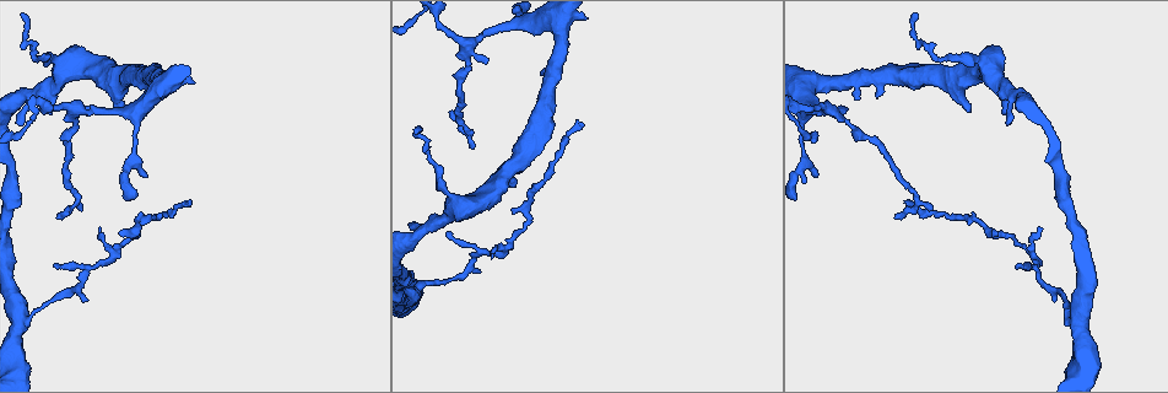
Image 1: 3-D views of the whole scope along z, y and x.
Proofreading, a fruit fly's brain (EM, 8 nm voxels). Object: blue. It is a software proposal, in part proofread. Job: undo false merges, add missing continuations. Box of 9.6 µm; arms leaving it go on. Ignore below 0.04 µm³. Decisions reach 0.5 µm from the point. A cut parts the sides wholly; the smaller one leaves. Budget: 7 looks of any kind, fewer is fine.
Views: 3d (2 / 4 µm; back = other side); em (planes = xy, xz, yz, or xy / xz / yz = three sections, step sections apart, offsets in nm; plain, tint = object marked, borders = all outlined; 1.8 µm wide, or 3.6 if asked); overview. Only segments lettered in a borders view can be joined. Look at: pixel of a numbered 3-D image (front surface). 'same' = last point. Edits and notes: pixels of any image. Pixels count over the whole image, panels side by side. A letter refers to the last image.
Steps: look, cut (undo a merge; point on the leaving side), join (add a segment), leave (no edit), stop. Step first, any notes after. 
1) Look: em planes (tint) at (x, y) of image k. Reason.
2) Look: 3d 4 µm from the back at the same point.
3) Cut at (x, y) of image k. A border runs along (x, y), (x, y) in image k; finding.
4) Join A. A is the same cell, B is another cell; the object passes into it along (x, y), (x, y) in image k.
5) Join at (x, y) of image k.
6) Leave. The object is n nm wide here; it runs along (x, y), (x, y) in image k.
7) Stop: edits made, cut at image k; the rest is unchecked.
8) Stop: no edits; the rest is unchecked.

Look: em planes (borders) at (969, 108) of image 1. Thick end.

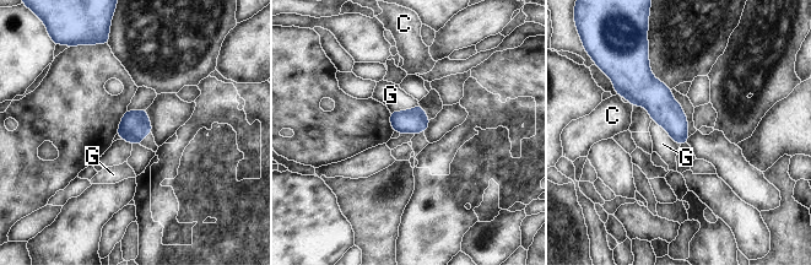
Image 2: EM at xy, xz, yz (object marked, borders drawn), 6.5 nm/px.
Leave. C and G are other cells; a border runs along (652, 119), (680, 145) in image 2; no lettered segment goes on from it.

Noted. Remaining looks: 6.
Look: em 3.6 µm planes (borders) at (803, 147) of image 1. A narrow waist.

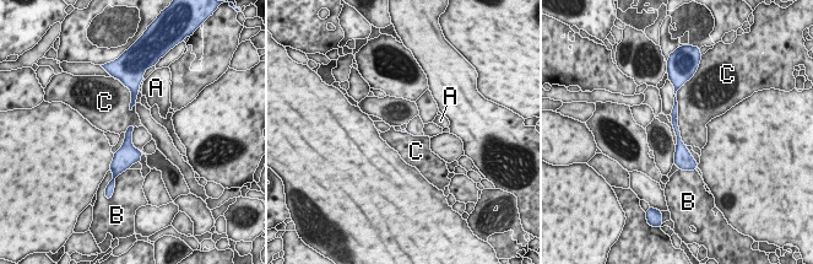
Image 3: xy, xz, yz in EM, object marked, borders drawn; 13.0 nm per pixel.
Leave. A, B and C are other cells; it runs along (675, 112), (675, 125), (686, 166) in image 3; one neuron here.

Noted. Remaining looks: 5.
Look: em planes (borders) at (485, 63) of image 1. Free end.

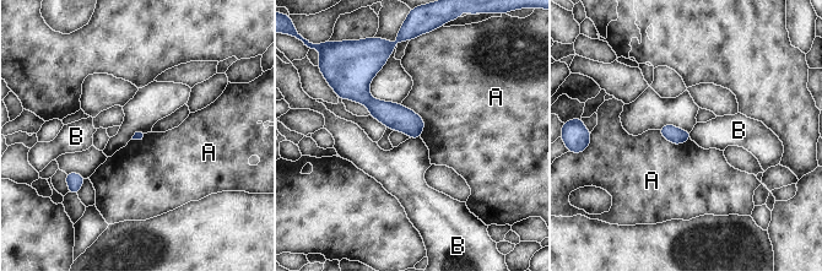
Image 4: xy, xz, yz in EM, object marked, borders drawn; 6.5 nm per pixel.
Leave. A and B are other cells; a border runs along (401, 103), (422, 119), (421, 136) in image 4; none of them fits.

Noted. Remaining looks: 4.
Stop: no edits; the rest is unchecked.

